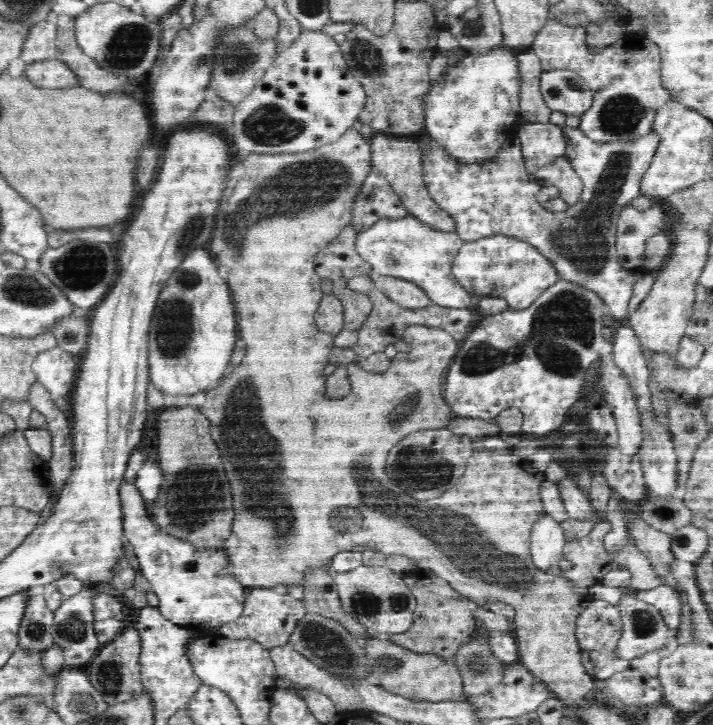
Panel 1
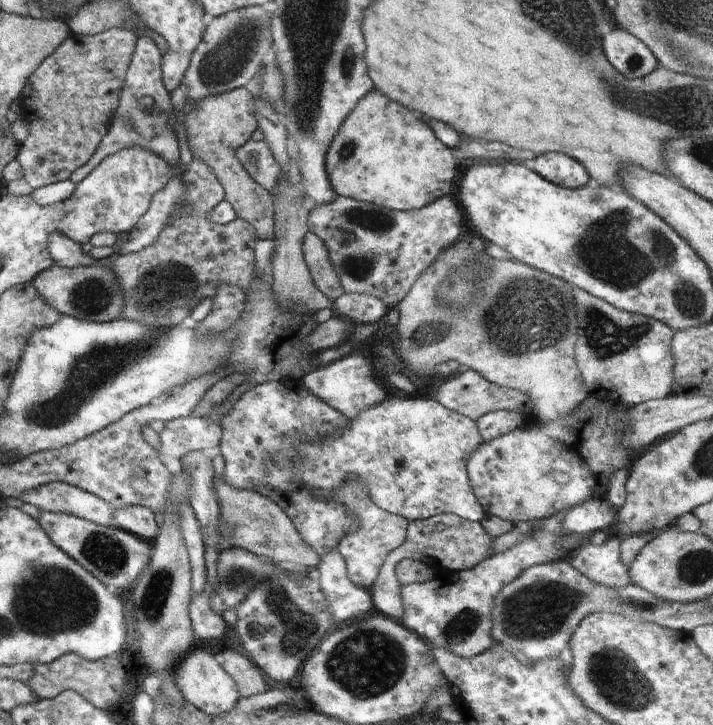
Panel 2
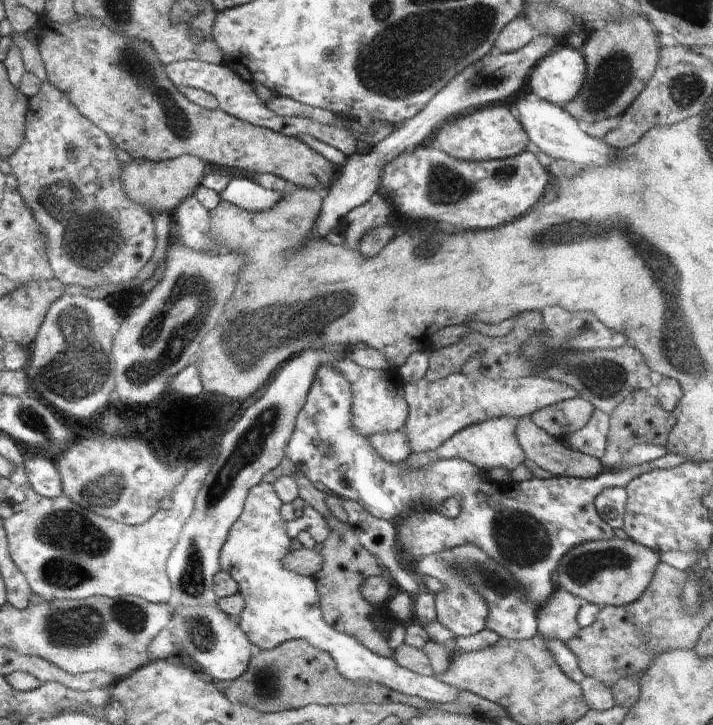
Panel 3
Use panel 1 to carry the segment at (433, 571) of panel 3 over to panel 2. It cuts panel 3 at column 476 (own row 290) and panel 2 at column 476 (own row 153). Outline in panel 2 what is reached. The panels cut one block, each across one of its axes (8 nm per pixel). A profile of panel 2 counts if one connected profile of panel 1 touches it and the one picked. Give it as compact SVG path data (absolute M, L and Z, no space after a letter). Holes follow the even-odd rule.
M414 396L411 398L389 398L386 402L382 402L382 404L374 406L374 408L366 408L364 412L360 412L360 416L357 416L356 420L349 420L349 422L348 428L344 428L338 436L329 436L328 438L324 438L324 440L320 440L320 442L310 442L310 444L300 444L298 446L300 448L300 456L302 456L302 464L298 465L300 470L296 470L296 476L300 478L300 482L304 486L336 492L338 488L346 486L346 482L348 482L350 476L356 476L356 480L360 480L364 484L364 492L368 492L368 498L373 500L378 508L403 516L408 521L424 520L442 513L452 513L453 515L458 515L466 520L477 523L484 518L484 509L480 506L480 502L474 492L472 492L472 486L468 476L468 458L483 443L483 438L480 436L480 432L478 432L477 423L473 420L470 420L470 418L459 412L444 408L440 402L433 398L429 398L428 396ZM562 510L562 512L558 512L558 514L550 516L550 518L539 520L540 524L534 528L534 534L530 538L522 540L520 544L516 544L508 552L486 557L474 568L463 571L445 570L439 572L430 582L401 585L404 614L402 614L400 623L408 628L409 631L416 632L420 638L424 638L430 648L444 648L448 652L454 652L460 658L472 658L472 656L488 650L494 644L492 636L490 636L490 629L492 628L490 612L492 612L494 594L498 594L504 586L514 582L516 577L520 576L520 573L524 572L526 568L539 564L548 564L570 554L568 548L560 548L560 538L564 534L568 534L568 532L562 530L564 512L568 512L568 510Z

